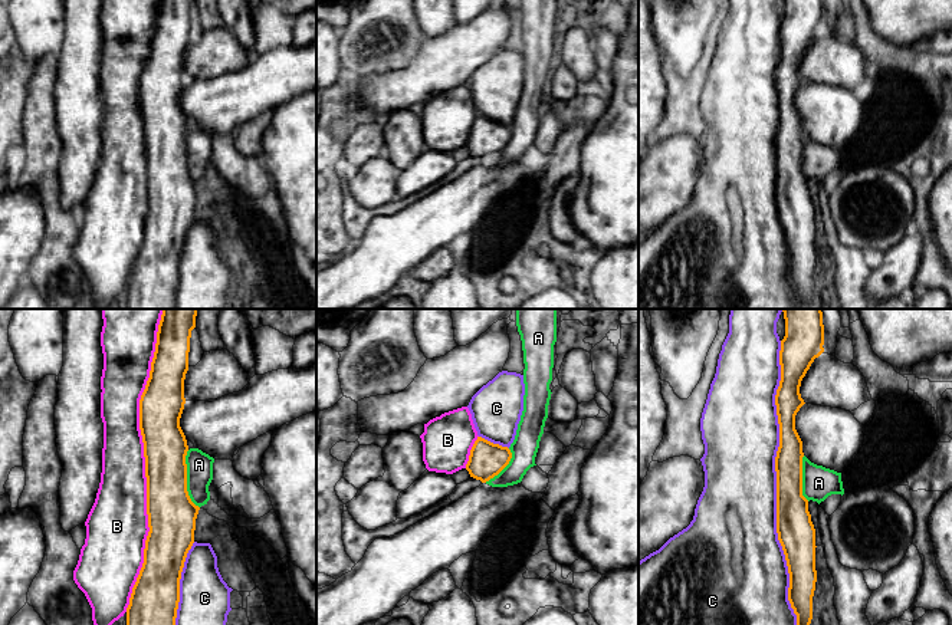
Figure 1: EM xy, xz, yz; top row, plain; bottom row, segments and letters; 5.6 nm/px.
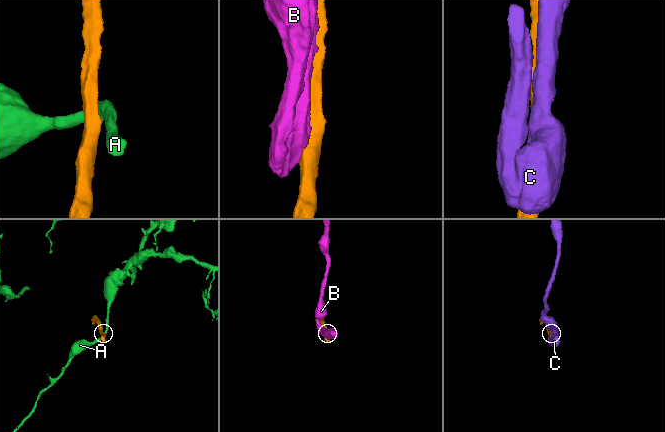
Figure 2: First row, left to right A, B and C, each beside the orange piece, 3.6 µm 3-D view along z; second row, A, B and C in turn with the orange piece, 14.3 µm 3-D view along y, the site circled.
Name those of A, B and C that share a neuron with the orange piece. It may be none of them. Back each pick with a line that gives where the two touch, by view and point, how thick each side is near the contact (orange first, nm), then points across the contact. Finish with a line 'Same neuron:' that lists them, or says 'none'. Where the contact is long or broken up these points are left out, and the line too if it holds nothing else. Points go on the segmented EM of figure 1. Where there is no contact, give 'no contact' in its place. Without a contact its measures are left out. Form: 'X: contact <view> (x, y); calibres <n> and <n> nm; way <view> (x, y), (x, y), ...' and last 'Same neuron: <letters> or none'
C: contact yz (777, 483); calibres 190 and 440 nm
Same neuron: C

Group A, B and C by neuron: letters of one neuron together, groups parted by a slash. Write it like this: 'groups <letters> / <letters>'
groups A / B / C

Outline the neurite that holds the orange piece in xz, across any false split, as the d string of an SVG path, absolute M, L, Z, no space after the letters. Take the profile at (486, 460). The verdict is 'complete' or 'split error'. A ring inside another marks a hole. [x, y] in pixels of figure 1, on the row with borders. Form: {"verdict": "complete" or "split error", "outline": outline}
{"verdict": "split error", "outline": "M502 371L472 397L467 408L479 437L466 464L470 477L486 483L509 464L523 395L523 375Z"}

